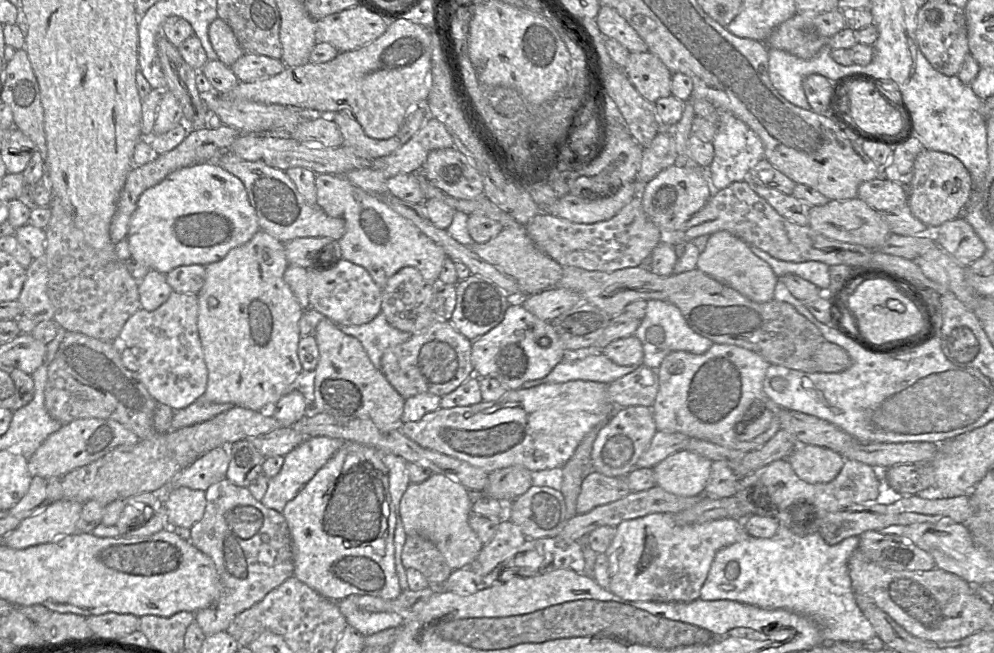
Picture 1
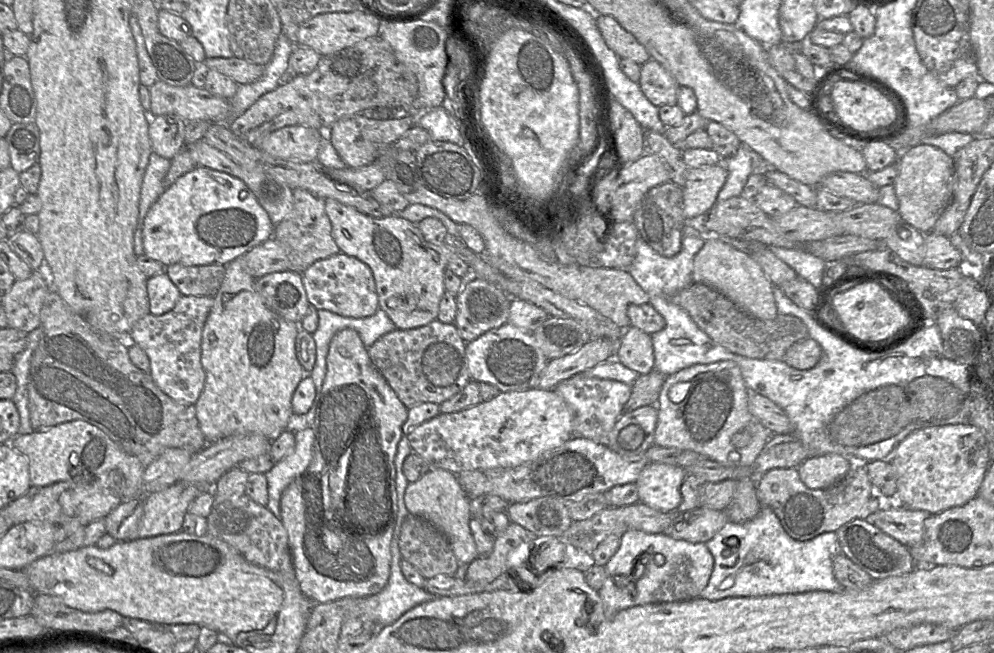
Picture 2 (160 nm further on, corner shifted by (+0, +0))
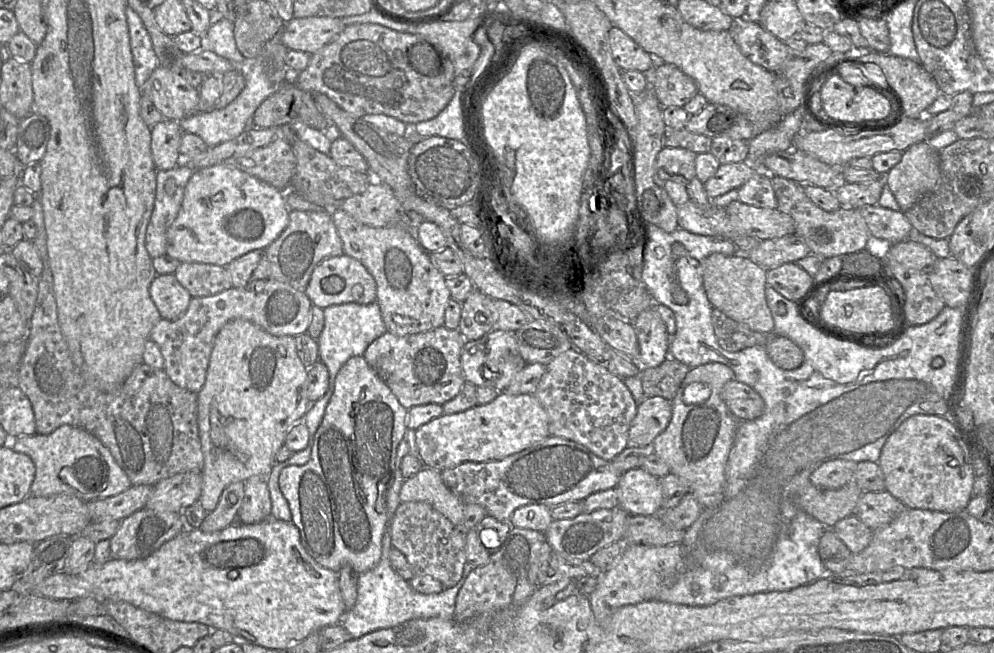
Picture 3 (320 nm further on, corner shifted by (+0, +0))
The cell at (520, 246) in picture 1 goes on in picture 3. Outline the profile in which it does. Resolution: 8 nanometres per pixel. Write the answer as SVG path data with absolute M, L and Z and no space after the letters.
M332 208L330 214L343 243L343 254L358 260L376 282L376 302L386 330L396 336L408 336L433 330L444 325L447 302L451 298L445 277L433 265L430 253L425 251L415 237L415 231L398 224L371 227L357 222L340 208Z

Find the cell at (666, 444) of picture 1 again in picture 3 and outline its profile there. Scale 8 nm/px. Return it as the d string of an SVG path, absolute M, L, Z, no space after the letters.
M550 435L500 460L463 462L443 470L441 478L463 504L480 504L488 515L509 522L513 511L522 505L545 504L554 507L565 502L583 501L594 492L616 487L621 474L611 460L597 456L586 446Z

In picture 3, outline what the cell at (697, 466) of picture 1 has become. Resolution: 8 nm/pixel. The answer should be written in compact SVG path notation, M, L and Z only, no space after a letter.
M641 467L622 473L615 488L619 506L631 515L655 515L662 510L659 478Z

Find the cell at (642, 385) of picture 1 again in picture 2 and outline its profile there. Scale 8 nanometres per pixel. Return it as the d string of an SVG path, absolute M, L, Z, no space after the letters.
M577 373L559 382L553 389L563 397L573 412L573 436L582 436L607 445L607 438L623 413L623 407L630 397L632 386L617 380Z

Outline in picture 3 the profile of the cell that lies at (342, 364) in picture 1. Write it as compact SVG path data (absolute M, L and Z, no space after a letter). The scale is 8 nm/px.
M363 356L351 357L340 368L334 382L334 391L326 406L323 419L314 435L312 452L309 461L302 466L285 467L279 476L280 490L288 502L291 522L300 533L301 544L306 552L322 567L338 573L345 565L350 565L358 574L370 571L380 561L382 555L382 538L387 521L387 497L395 475L395 458L398 445L407 432L406 419L408 410L397 400L389 387L371 368Z

